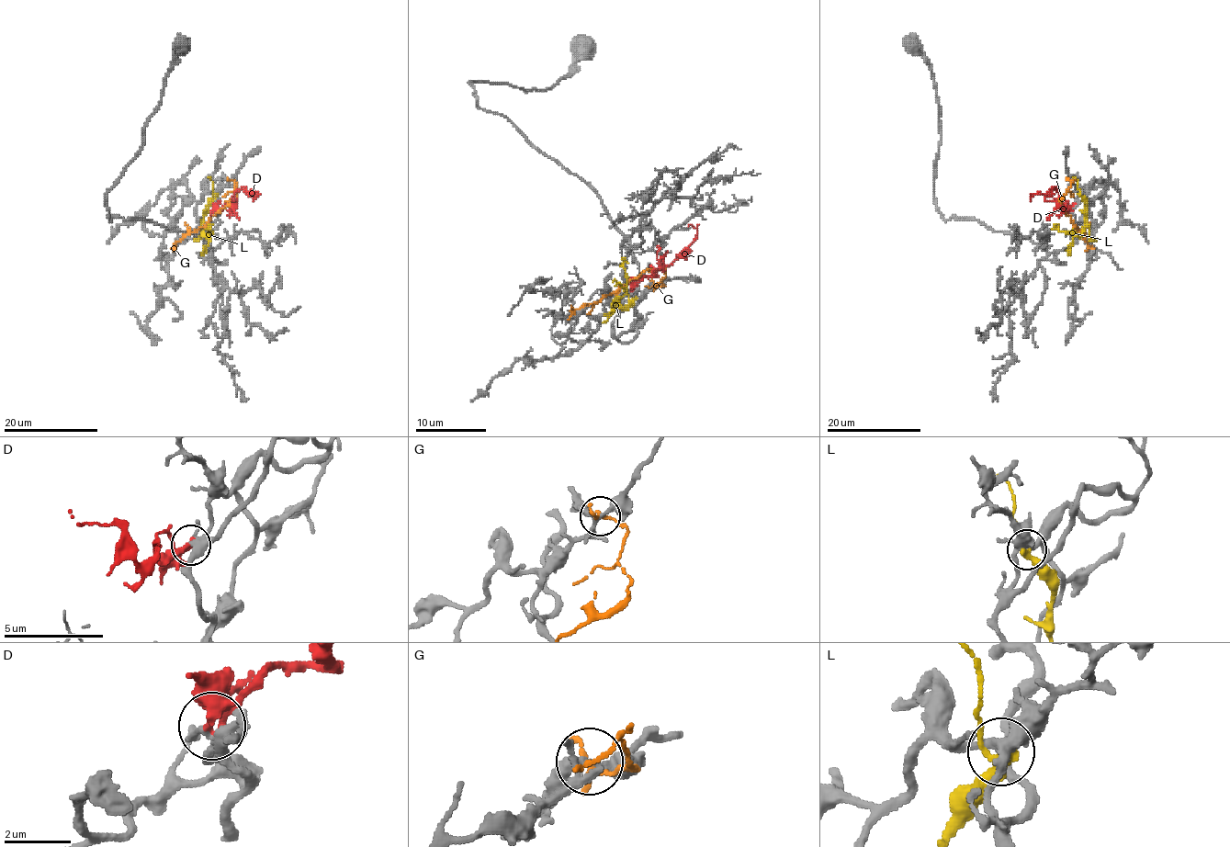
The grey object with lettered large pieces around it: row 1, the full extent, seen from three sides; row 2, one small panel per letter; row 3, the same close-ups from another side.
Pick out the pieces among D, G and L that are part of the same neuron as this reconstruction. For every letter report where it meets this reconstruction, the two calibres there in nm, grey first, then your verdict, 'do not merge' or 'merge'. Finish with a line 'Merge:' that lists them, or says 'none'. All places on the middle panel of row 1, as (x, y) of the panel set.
D: contact (632, 288); calibres 320 and 280 nm; merge
G: contact (654, 285); calibres 240 and 150 nm; do not merge
L: contact (634, 299); calibres 360 and 280 nm; do not merge
Merge: D

